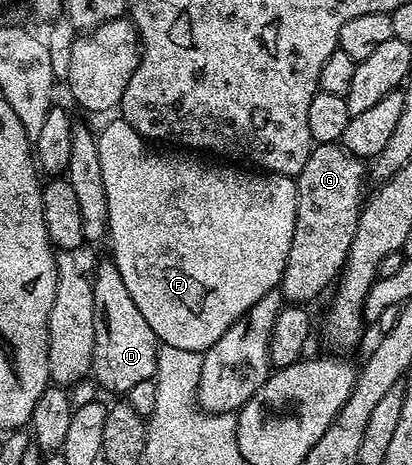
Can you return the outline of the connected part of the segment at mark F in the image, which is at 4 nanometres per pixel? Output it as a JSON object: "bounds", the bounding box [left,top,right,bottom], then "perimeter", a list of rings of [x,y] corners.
{"bounds":[96,116,298,352],"perimeter":[[[114,116],[111,122],[106,122],[96,134],[98,151],[100,152],[100,172],[104,172],[104,192],[108,196],[108,247],[112,253],[112,260],[124,276],[124,288],[128,288],[128,296],[136,300],[136,308],[140,308],[144,320],[152,328],[152,332],[158,337],[159,343],[172,348],[184,348],[185,350],[197,350],[205,352],[240,316],[244,316],[269,290],[279,289],[284,272],[284,264],[288,260],[288,248],[292,248],[292,232],[296,228],[296,200],[298,199],[298,183],[294,178],[286,178],[283,174],[271,174],[269,172],[255,172],[250,168],[239,168],[234,164],[218,164],[213,166],[210,161],[202,156],[195,156],[190,152],[173,154],[170,148],[155,148],[147,139],[132,128],[120,116]]]}

